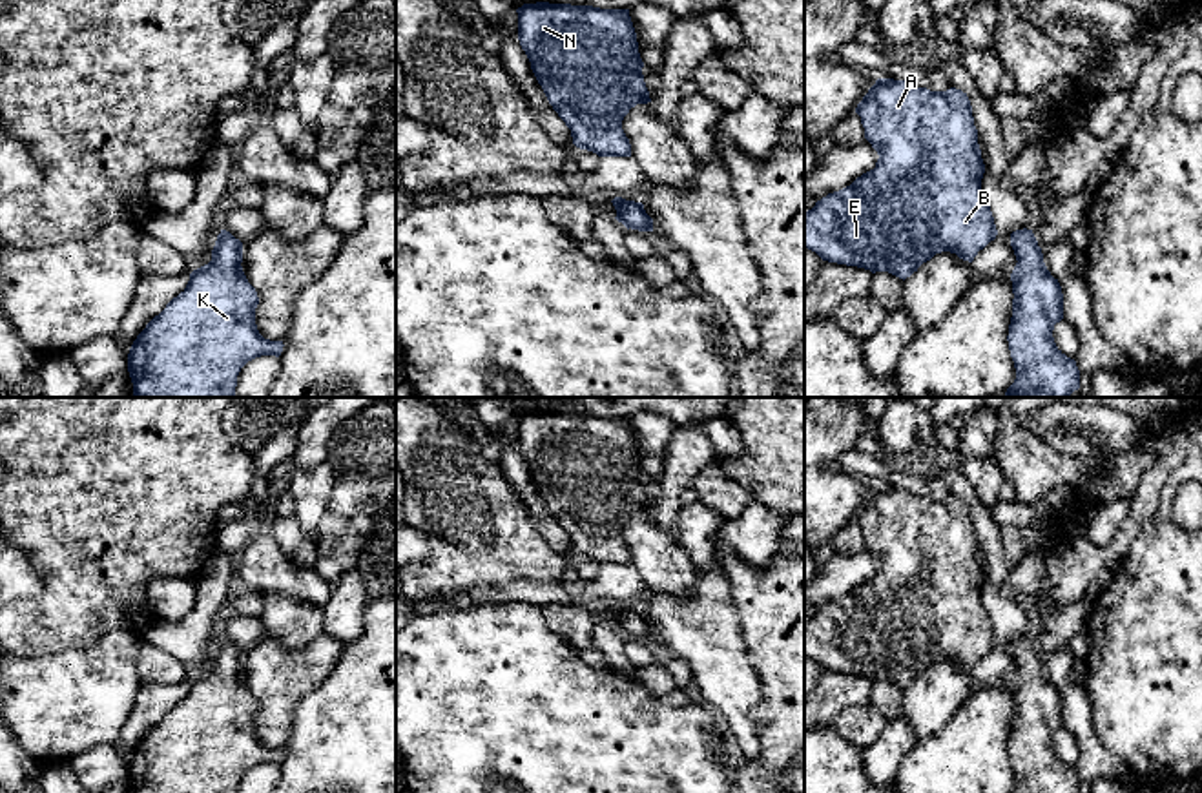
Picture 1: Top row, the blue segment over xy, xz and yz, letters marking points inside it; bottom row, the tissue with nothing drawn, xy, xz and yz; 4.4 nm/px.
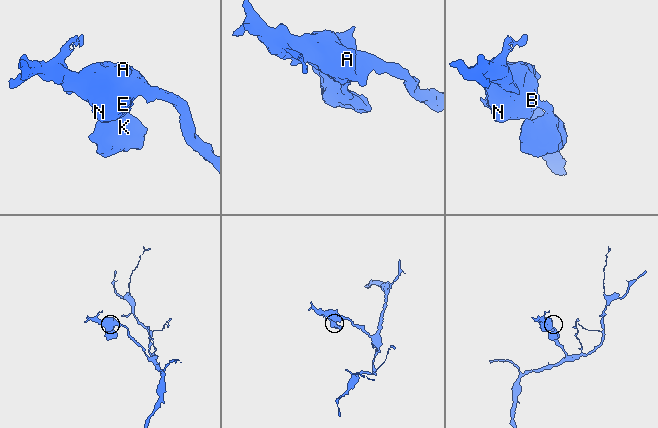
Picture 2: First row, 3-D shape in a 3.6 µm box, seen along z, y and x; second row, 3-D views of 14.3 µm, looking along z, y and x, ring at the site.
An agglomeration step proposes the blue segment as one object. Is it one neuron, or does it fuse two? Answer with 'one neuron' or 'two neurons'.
one neuron

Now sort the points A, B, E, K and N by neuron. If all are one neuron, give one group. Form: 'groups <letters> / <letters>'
groups A B E K N

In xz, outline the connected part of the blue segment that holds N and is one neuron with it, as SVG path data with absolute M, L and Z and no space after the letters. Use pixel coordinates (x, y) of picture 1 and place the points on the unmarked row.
M523 412L518 421L518 448L549 512L571 538L573 552L598 565L631 565L631 552L622 529L637 512L651 510L644 490L644 470L638 461L637 441L629 417L600 417L571 412Z

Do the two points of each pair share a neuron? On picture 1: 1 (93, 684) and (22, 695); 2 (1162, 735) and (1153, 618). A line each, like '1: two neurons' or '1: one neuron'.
1: one neuron
2: one neuron

